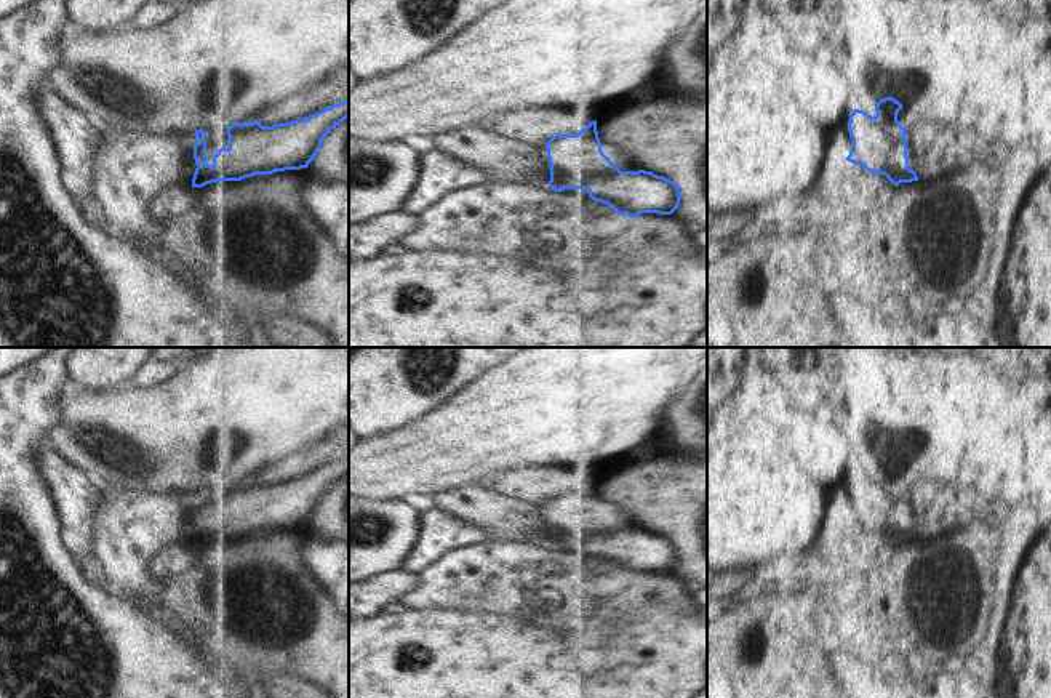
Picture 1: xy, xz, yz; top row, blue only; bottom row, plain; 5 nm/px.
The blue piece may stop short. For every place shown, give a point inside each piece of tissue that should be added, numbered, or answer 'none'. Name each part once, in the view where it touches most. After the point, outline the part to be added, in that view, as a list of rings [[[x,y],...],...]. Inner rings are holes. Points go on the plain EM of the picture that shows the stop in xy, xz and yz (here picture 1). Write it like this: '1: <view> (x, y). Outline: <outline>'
1: xz (541, 537). Outline: [[[542,528],[536,532],[523,532],[512,538],[514,541],[529,541],[529,543],[539,543],[539,544],[549,544],[550,540],[550,528]]]

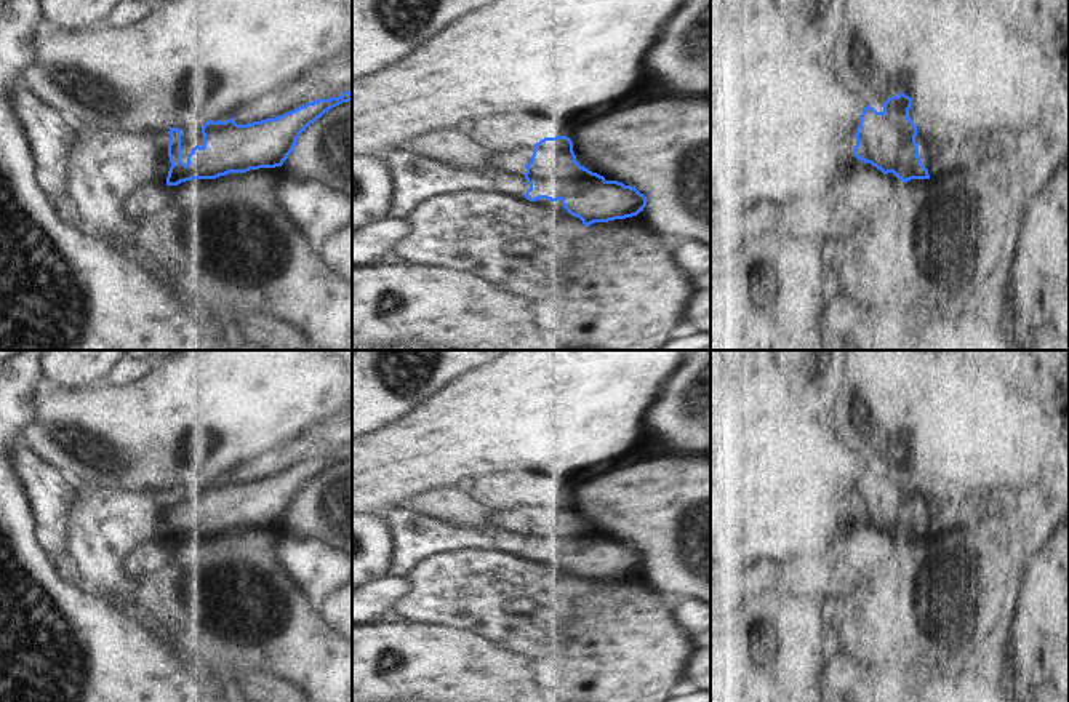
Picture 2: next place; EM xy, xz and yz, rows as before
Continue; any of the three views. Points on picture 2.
1: xz (415, 538). Outline: [[[406,507],[394,510],[384,520],[394,539],[386,576],[405,577],[427,556],[453,550],[494,550],[525,556],[530,542],[525,534],[507,529],[477,531],[418,515]]]

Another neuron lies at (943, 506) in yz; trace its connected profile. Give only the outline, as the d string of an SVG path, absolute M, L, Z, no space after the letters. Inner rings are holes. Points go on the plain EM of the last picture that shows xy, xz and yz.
M928 478L920 483L915 501L930 537L946 534L960 526L963 518L971 512L968 493L943 478Z

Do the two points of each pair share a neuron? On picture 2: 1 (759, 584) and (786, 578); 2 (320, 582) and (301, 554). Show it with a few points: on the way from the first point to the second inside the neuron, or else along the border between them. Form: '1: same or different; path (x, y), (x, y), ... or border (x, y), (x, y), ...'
1: different; border (775, 563), (775, 578), (762, 594), (762, 618)
2: same; path (320, 576), (308, 560)

